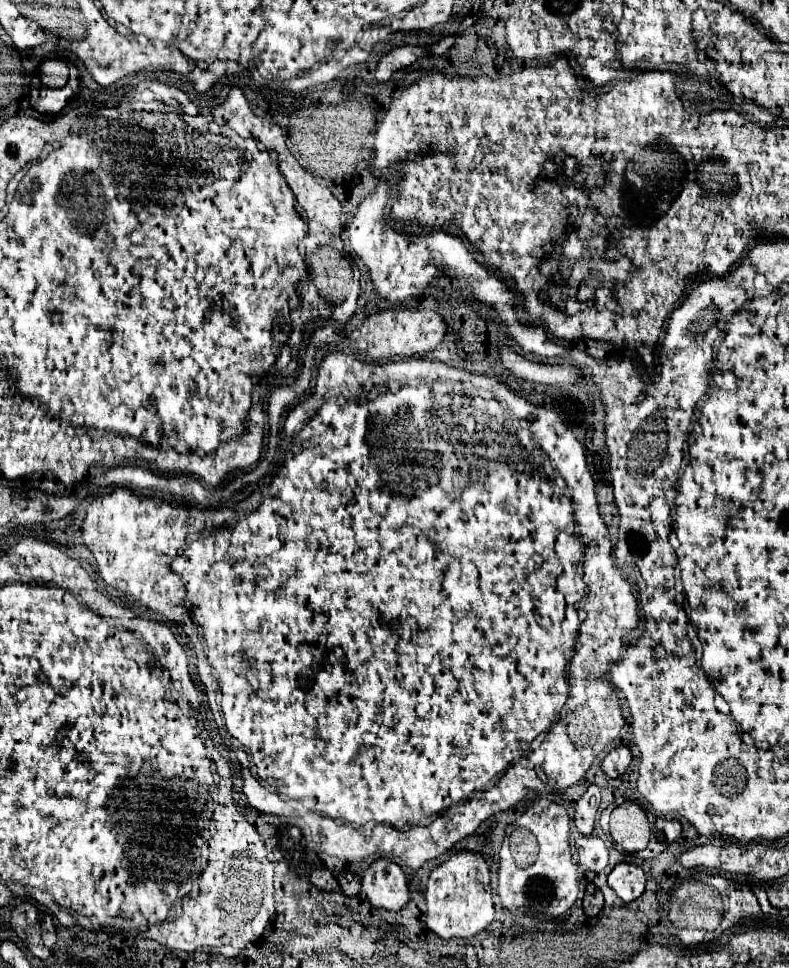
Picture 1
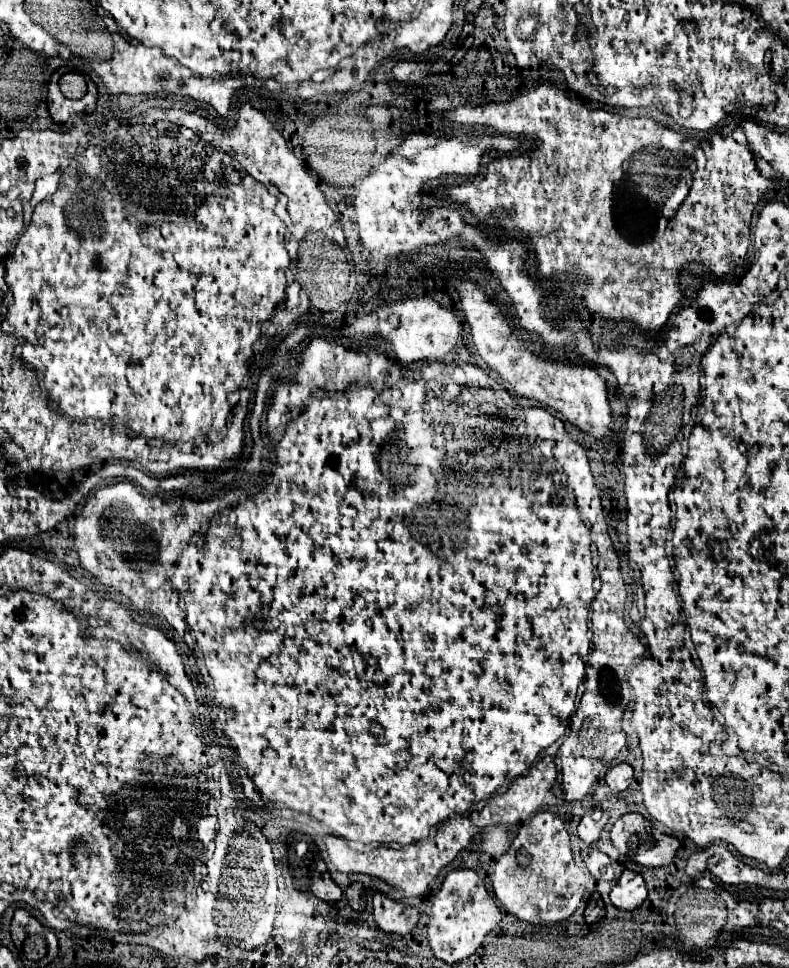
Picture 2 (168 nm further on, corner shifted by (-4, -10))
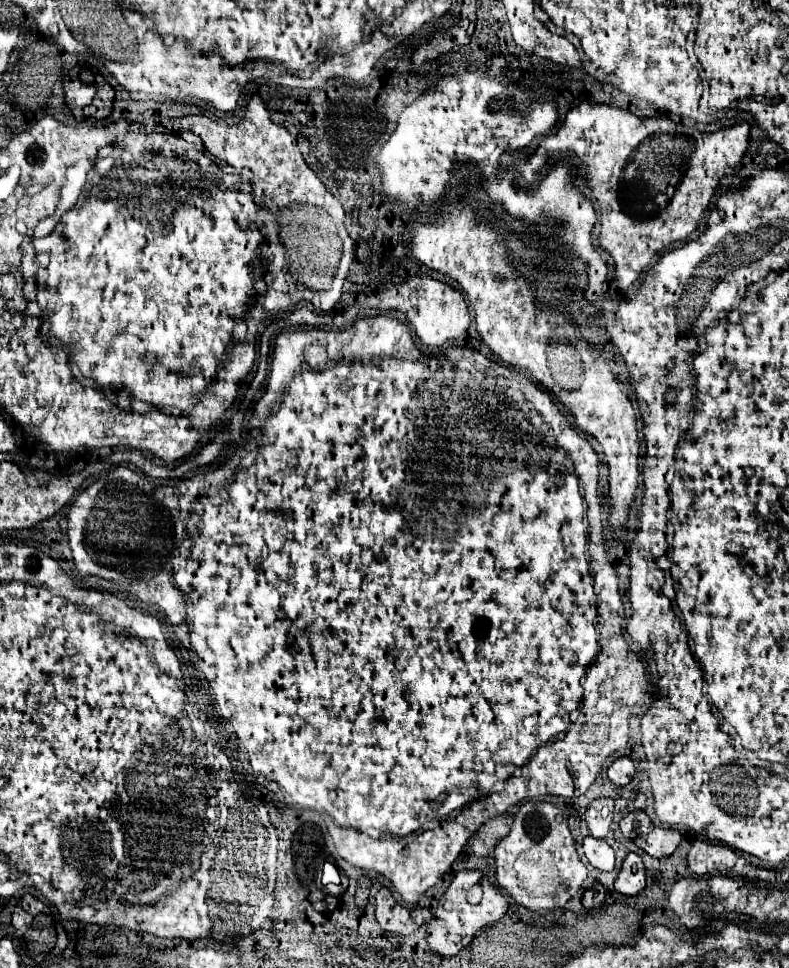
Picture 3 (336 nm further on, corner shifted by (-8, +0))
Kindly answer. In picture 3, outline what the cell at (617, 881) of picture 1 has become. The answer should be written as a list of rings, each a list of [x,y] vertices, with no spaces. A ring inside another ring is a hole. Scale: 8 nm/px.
[[[630,853],[622,867],[620,873],[614,881],[614,889],[622,895],[638,895],[646,887],[646,875],[644,875],[644,863],[636,853]],[[632,865],[636,865],[636,873],[632,873]]]

